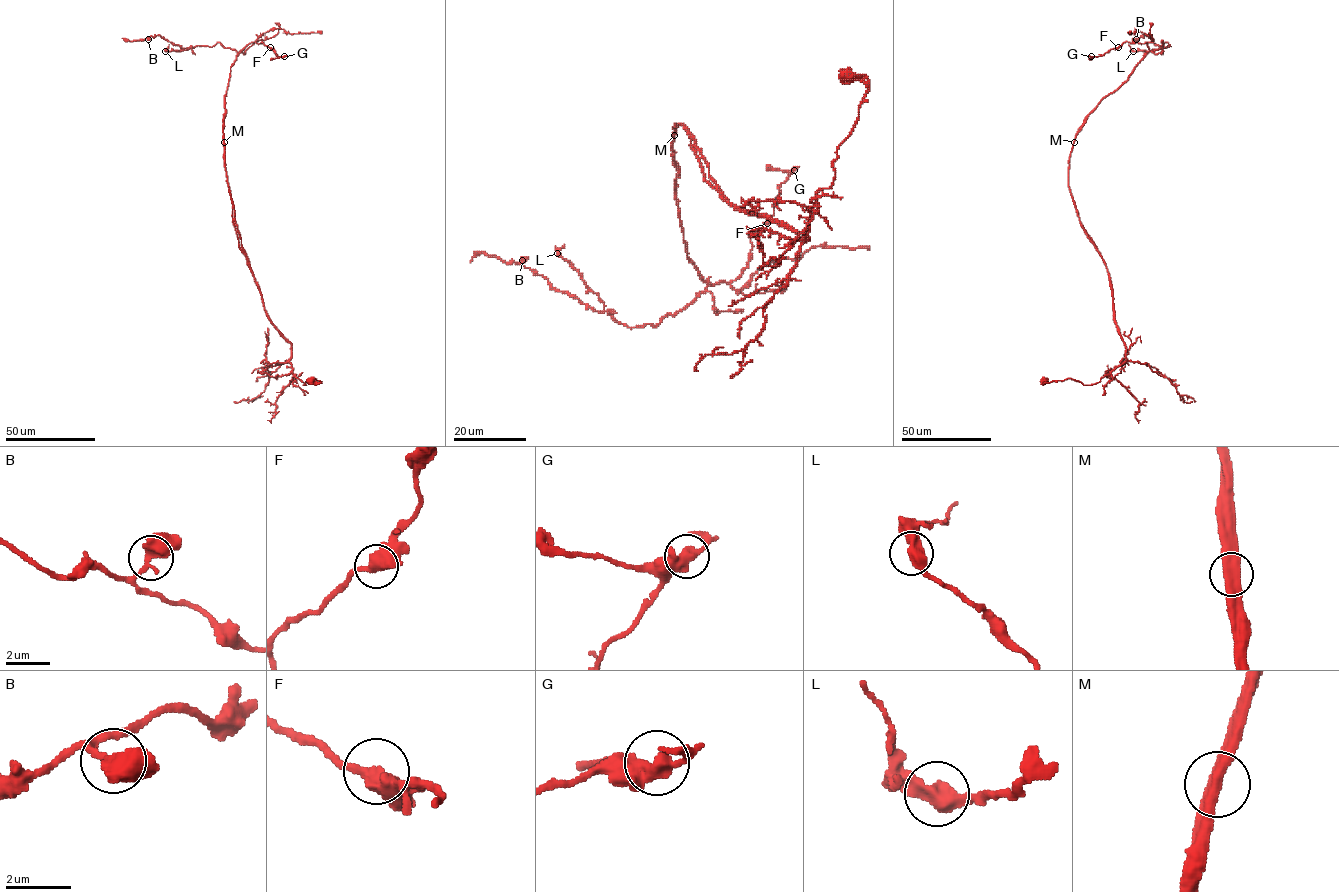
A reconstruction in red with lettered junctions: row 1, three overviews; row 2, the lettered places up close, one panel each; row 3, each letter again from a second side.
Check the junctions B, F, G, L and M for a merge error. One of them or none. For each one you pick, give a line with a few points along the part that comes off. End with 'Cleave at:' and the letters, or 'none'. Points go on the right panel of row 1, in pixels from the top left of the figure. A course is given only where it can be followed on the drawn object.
M: (1074, 142), (1068, 185), (1081, 226), (1103, 261), (1111, 282), (1114, 320), (1123, 342)
Cleave at: M

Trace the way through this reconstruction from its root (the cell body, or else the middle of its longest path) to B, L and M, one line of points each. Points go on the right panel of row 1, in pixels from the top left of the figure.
B: (1044, 380), (1094, 384), (1126, 360), (1068, 161), (1097, 104), (1170, 46), (1136, 39)
L: (1044, 380), (1094, 384), (1126, 360), (1068, 161), (1097, 104), (1170, 46), (1133, 51)
M: (1044, 380), (1049, 383), (1071, 378), (1094, 384), (1126, 360), (1108, 272), (1081, 223), (1069, 186), (1074, 142)

